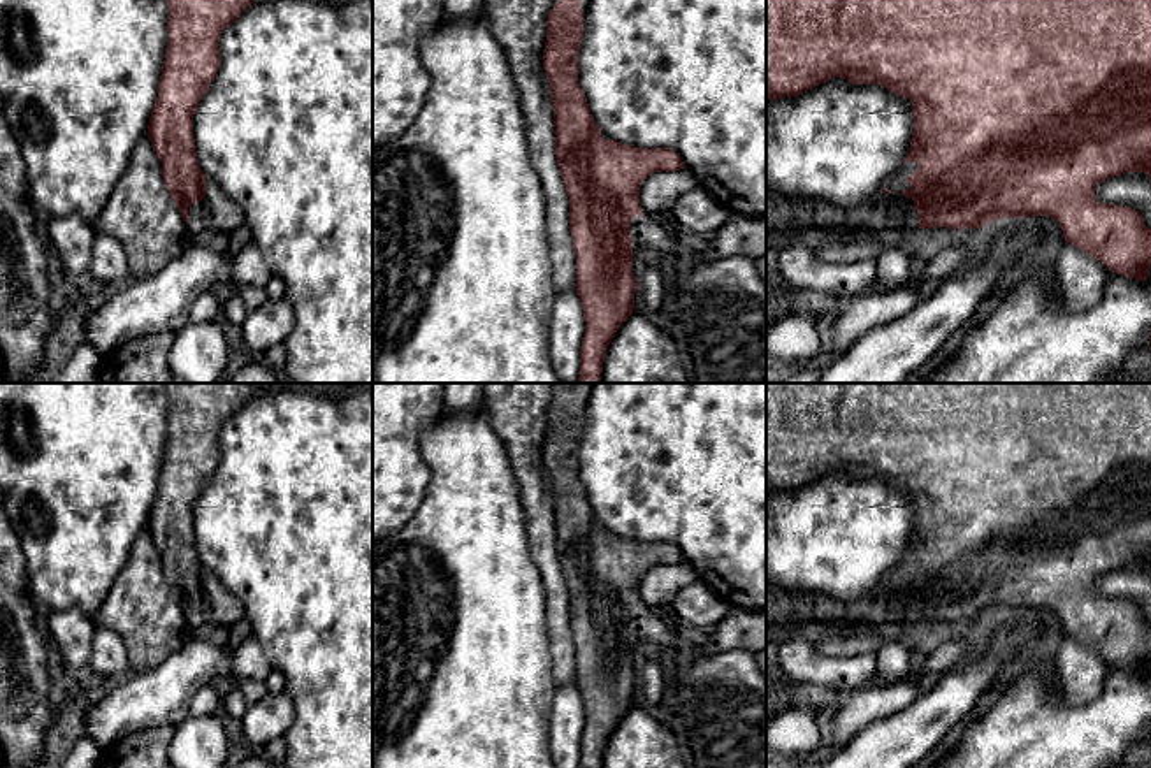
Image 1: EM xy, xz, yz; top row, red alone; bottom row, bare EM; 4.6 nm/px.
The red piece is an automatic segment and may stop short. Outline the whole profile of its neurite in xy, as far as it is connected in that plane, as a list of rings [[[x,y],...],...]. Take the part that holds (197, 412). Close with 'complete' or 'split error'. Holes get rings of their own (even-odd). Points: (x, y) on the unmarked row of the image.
[[[165,383],[169,415],[167,443],[148,531],[162,555],[162,569],[174,592],[190,634],[209,626],[235,626],[246,617],[243,603],[207,571],[197,554],[193,508],[220,462],[220,432],[255,394],[253,383]]] | split error

